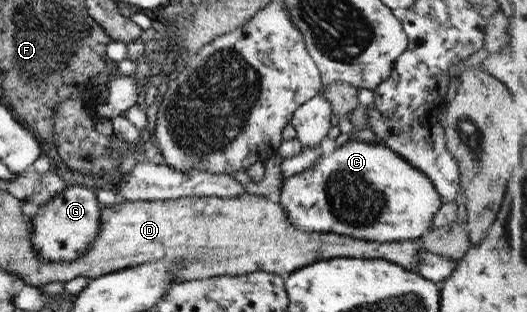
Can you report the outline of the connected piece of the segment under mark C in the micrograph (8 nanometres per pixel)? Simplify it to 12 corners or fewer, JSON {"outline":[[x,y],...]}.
{"outline":[[383,143],[285,179],[301,231],[417,240],[443,204]]}

